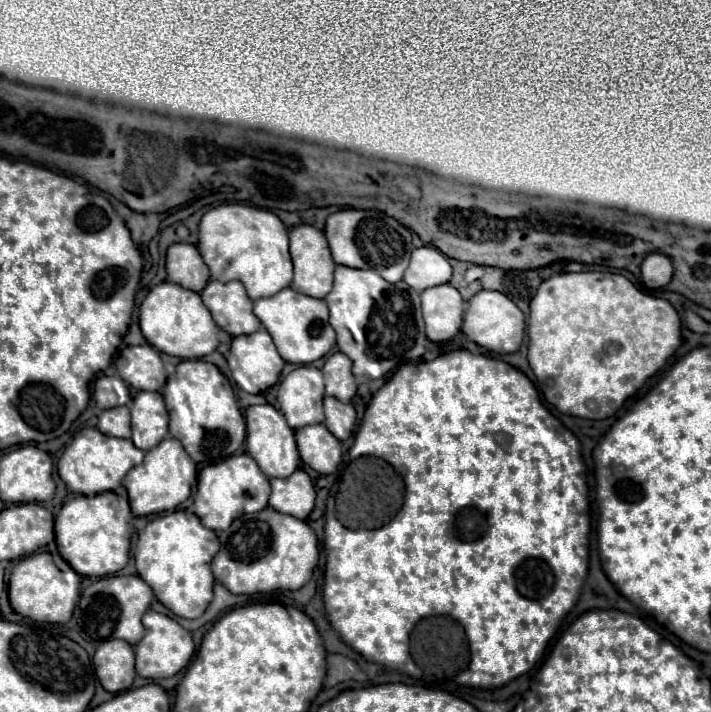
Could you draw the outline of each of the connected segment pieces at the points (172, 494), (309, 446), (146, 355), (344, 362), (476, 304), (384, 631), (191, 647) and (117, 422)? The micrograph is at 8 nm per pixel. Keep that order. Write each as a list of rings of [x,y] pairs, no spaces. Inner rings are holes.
[[[167,437],[157,447],[145,453],[143,463],[133,467],[125,475],[123,485],[129,491],[129,504],[133,515],[143,517],[143,515],[161,513],[161,511],[173,511],[191,495],[192,485],[197,482],[197,478],[196,464],[191,463],[191,457],[183,449],[183,445],[177,439]]]
[[[309,425],[295,431],[299,455],[303,463],[321,475],[335,473],[341,463],[341,443],[335,439],[325,425]]]
[[[151,345],[123,347],[119,351],[117,371],[137,391],[159,391],[167,379],[159,351]]]
[[[341,351],[333,353],[323,365],[323,377],[327,395],[337,397],[341,403],[351,403],[357,391],[357,383],[351,373],[351,359],[347,355]]]
[[[479,291],[467,303],[467,311],[465,311],[465,317],[463,317],[461,331],[471,341],[485,347],[487,351],[493,351],[493,353],[499,353],[499,355],[515,353],[519,349],[521,341],[523,341],[523,335],[525,335],[525,315],[503,293],[499,293],[499,291]]]
[[[455,349],[451,353],[435,357],[433,361],[405,363],[371,399],[349,455],[351,459],[343,471],[339,491],[335,500],[333,497],[328,499],[325,514],[327,585],[323,587],[323,601],[333,629],[341,633],[341,637],[351,643],[365,659],[411,675],[415,675],[415,671],[421,671],[423,677],[435,677],[443,681],[433,683],[435,687],[451,691],[455,695],[459,695],[459,685],[479,689],[503,687],[511,679],[533,669],[535,663],[541,659],[549,639],[555,635],[559,621],[579,599],[589,559],[587,533],[583,533],[577,523],[577,517],[587,511],[587,497],[583,493],[581,479],[583,471],[563,471],[563,467],[583,467],[583,461],[579,457],[579,443],[577,437],[543,407],[535,385],[509,363],[485,357],[481,353],[469,353],[467,349]]]
[[[151,609],[143,615],[143,625],[147,629],[145,637],[135,645],[137,675],[141,675],[145,679],[161,679],[161,677],[173,677],[175,673],[185,669],[189,659],[195,653],[195,643],[191,639],[191,633],[187,629],[183,629],[171,617],[167,617],[163,613],[155,613]]]
[[[115,407],[115,409],[103,409],[99,413],[97,429],[111,437],[131,437],[131,417],[127,407]]]

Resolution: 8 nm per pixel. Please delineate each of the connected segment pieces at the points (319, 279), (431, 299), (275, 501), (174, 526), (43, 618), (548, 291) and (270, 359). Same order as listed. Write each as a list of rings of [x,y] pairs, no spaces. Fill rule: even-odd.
[[[313,225],[293,227],[289,231],[289,251],[291,251],[293,265],[295,265],[295,277],[293,277],[291,289],[295,289],[303,295],[315,297],[315,299],[323,299],[333,287],[333,269],[335,269],[335,261],[331,257],[323,231],[315,229]]]
[[[443,283],[421,293],[422,315],[431,341],[449,341],[461,327],[463,299],[455,287]]]
[[[297,469],[285,479],[271,479],[269,507],[279,513],[307,519],[315,505],[315,487],[303,469]]]
[[[179,509],[179,511],[173,511],[173,513],[167,513],[167,515],[161,515],[161,517],[153,519],[139,533],[139,541],[137,541],[137,549],[135,549],[135,567],[137,567],[139,577],[153,589],[155,597],[169,611],[173,611],[177,617],[197,619],[197,617],[203,615],[209,601],[213,599],[215,577],[211,573],[211,561],[213,561],[217,551],[219,551],[219,539],[215,535],[215,531],[203,527],[201,519],[195,513]]]
[[[37,553],[37,555],[31,555],[27,559],[21,559],[15,565],[15,569],[9,577],[9,601],[17,613],[21,613],[23,617],[29,617],[33,621],[67,623],[73,615],[75,603],[80,598],[81,576],[79,575],[79,581],[75,581],[75,579],[67,581],[65,573],[57,569],[59,565],[57,565],[53,553],[52,557],[53,559],[49,553]]]
[[[561,273],[545,279],[531,299],[529,365],[545,399],[565,415],[583,419],[611,417],[681,345],[681,321],[667,299],[639,291],[615,273]]]
[[[259,329],[251,335],[234,337],[226,359],[231,371],[233,371],[235,383],[247,393],[265,393],[269,387],[273,387],[279,381],[281,369],[285,365],[285,361],[281,359],[281,355],[275,349],[271,335],[265,329]]]

